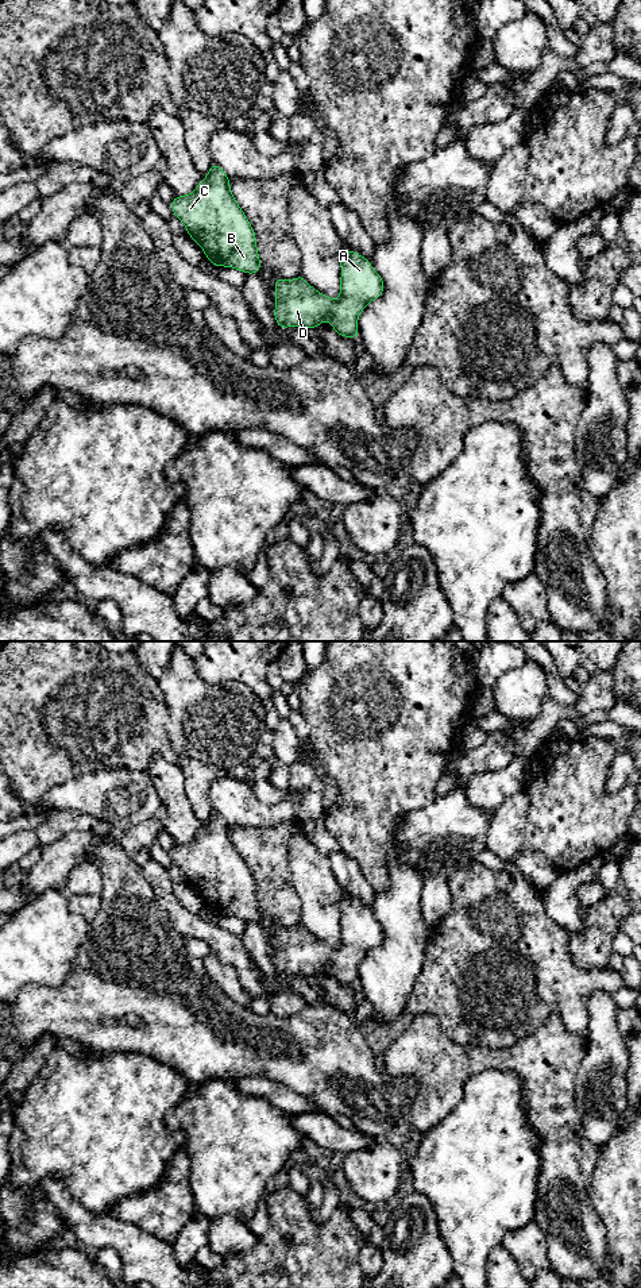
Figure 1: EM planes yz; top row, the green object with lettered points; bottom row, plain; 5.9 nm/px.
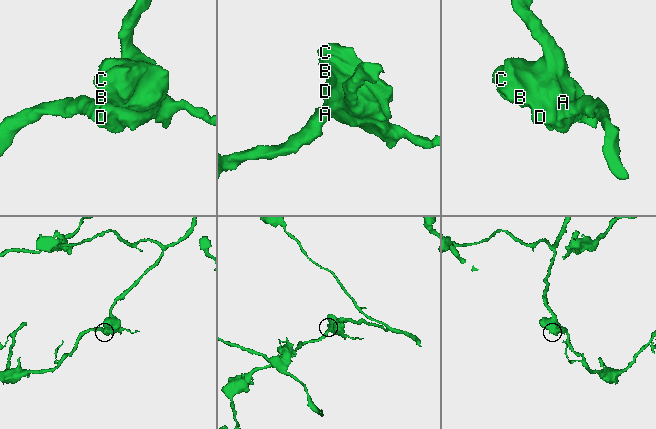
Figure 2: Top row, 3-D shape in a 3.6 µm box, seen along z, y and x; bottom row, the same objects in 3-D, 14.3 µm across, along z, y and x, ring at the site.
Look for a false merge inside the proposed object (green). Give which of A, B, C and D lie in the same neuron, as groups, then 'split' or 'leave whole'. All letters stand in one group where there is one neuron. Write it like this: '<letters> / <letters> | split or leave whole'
A B C D | leave whole

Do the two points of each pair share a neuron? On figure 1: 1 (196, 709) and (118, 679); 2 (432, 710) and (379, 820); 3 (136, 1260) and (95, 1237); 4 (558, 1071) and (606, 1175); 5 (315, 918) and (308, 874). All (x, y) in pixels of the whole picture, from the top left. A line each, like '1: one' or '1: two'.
1: two
2: one
3: one
4: two
5: one

